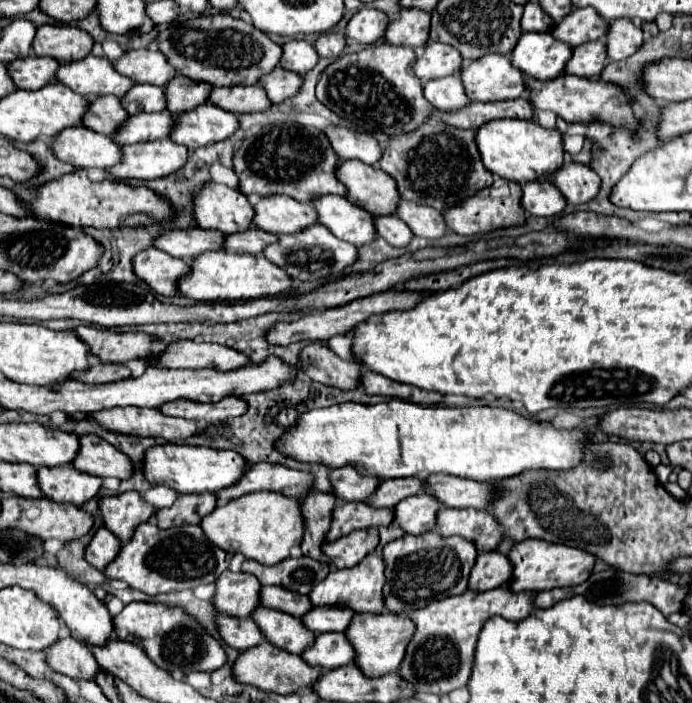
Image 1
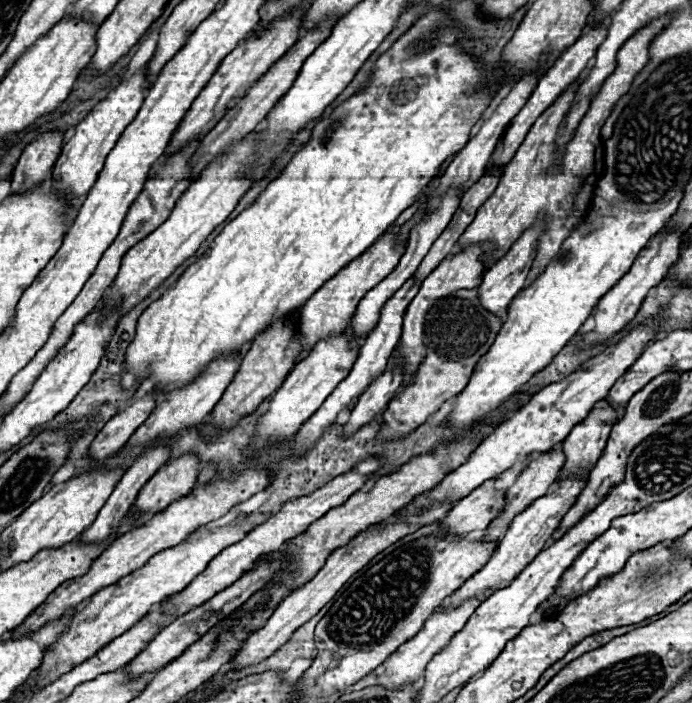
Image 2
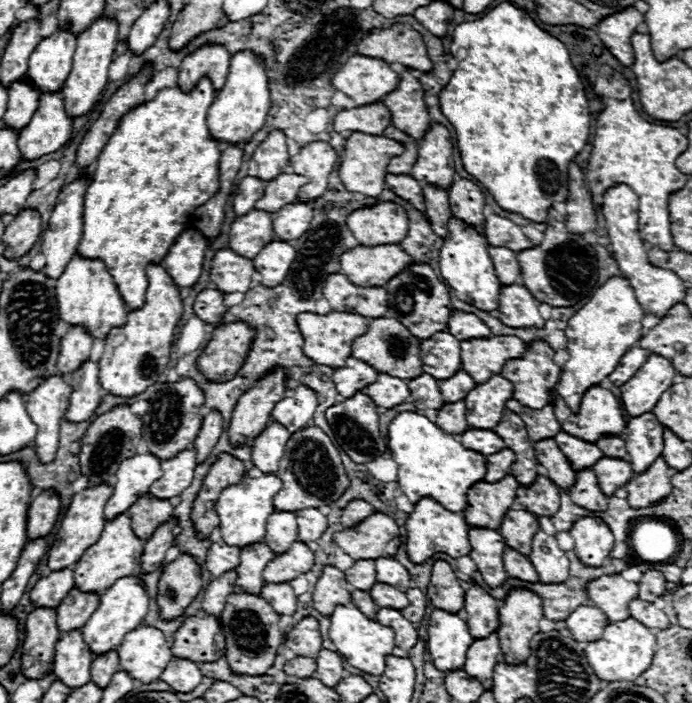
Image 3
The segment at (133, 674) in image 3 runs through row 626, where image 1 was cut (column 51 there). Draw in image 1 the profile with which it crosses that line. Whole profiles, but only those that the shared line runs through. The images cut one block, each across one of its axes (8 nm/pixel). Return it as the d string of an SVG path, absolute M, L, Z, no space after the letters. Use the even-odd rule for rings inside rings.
M70 126L70 130L62 130L58 138L50 142L52 154L72 164L74 168L102 168L108 170L120 162L120 146L110 142L108 136L88 130L84 126Z

